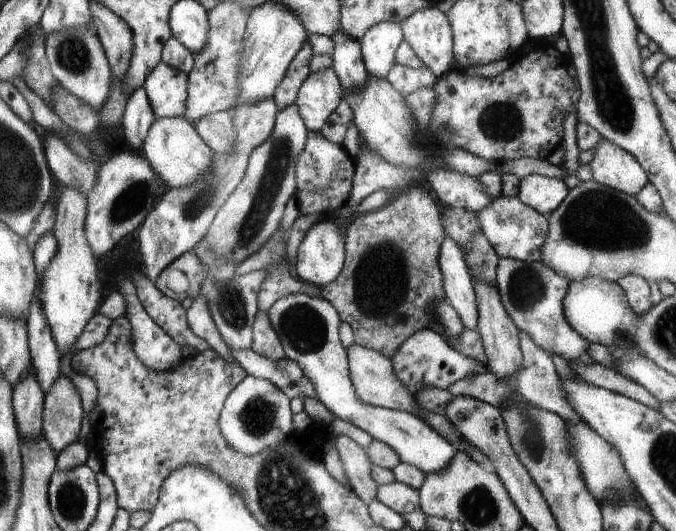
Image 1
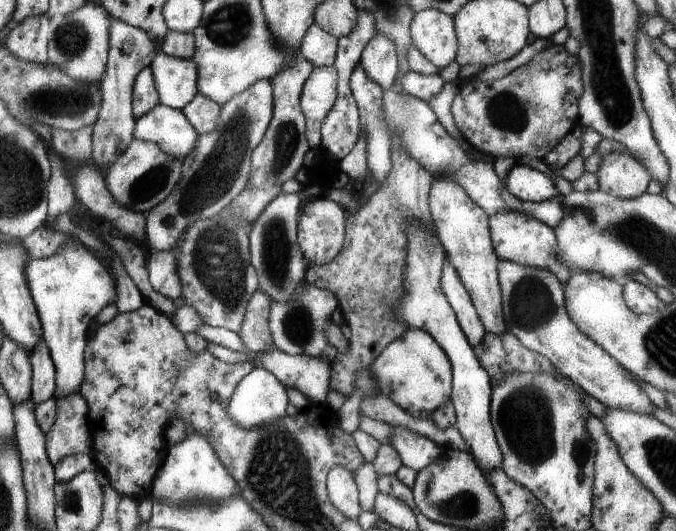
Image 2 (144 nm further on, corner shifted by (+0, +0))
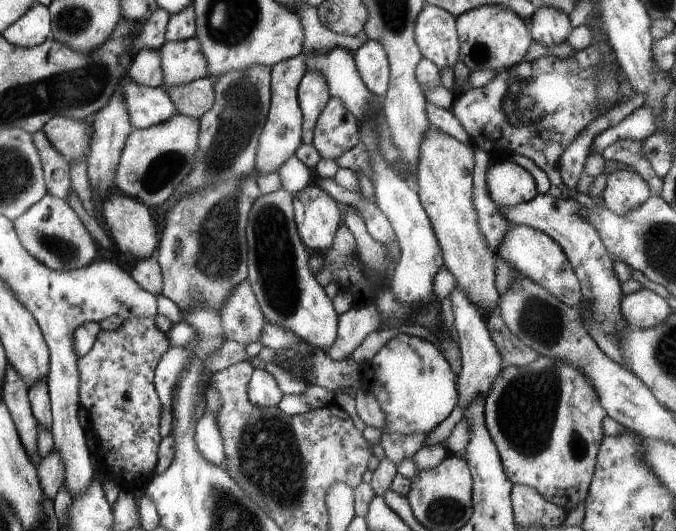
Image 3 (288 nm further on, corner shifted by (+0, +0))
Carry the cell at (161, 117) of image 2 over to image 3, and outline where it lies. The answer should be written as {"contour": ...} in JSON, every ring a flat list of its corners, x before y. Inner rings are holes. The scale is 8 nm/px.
{"contour":[[129,82,129,118,133,118,133,130,169,124,177,116,179,110,163,88,145,88]]}

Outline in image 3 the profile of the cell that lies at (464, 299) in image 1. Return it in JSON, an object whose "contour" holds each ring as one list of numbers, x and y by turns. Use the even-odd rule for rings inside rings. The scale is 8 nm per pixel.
{"contour":[[455,284,449,290,447,300,449,300,449,308,451,308,451,314,453,314,453,328,457,332,459,346,461,346,461,358,463,358,463,368,461,368,459,378,457,378,457,394,459,394,459,398,457,398,455,410,449,412,449,416,445,416,443,422,433,432,429,432,429,436,425,440,425,446,427,444,443,444,443,440,451,434,453,426,461,420,461,406,467,404,477,394,487,394,489,384,501,372,499,354,497,354,497,350,495,350,493,342,491,342,491,336,487,332,487,320,485,320,485,316,479,314,479,310,467,300,467,296]]}

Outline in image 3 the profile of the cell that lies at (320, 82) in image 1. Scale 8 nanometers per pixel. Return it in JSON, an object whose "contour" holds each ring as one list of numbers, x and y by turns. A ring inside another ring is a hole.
{"contour":[[309,68,299,82,299,108,303,114,301,144,313,142,313,130,317,124,317,118,329,100,331,100,331,92,325,80,325,74]]}

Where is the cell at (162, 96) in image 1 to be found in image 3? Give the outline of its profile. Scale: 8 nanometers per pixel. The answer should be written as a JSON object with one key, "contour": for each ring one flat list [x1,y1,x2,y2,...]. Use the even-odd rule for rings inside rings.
{"contour":[[195,38,185,42,165,42,157,56,163,74,161,88,167,94,173,88,185,88,185,84,193,84,193,80,207,78,205,54,201,54,201,42]]}

